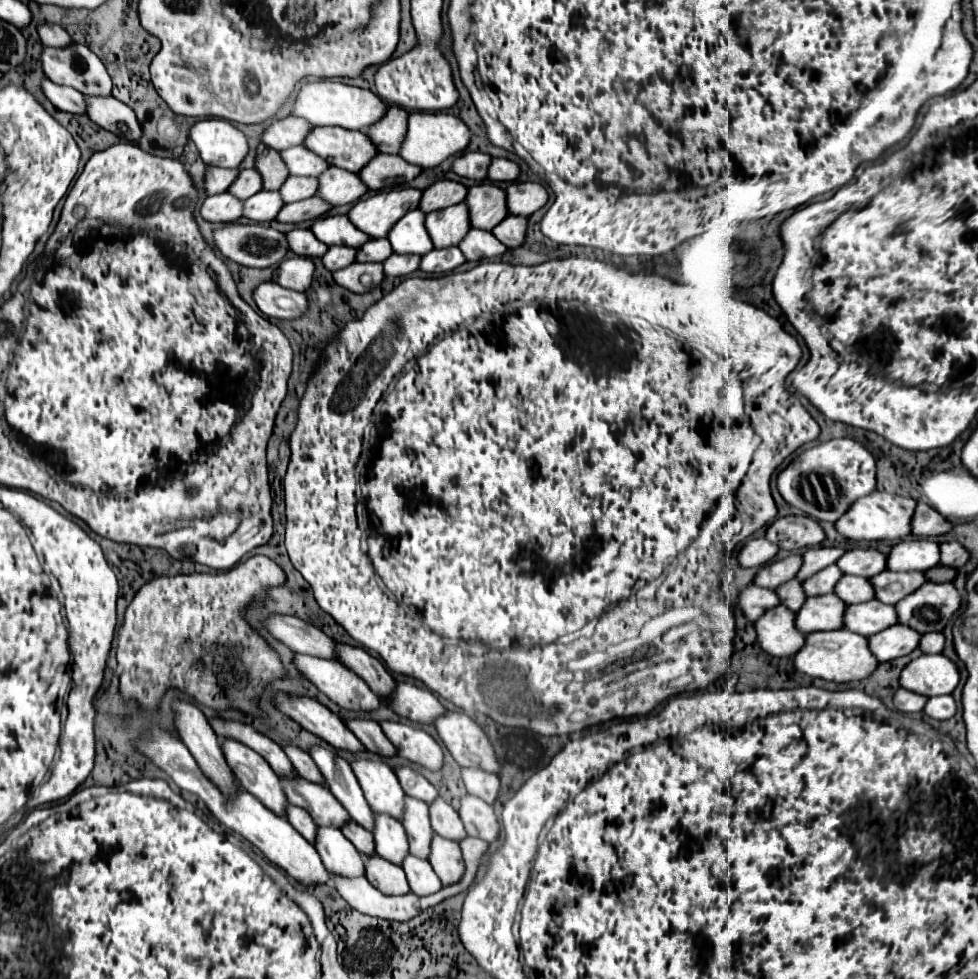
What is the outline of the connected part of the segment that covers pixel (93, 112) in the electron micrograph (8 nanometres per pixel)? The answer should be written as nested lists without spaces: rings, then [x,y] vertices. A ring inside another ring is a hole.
[[[84,95],[84,99],[86,99],[86,115],[96,125],[100,125],[102,129],[112,131],[116,135],[122,135],[128,141],[140,139],[140,135],[142,135],[140,123],[128,105],[124,105],[122,101],[118,101],[112,95],[108,95],[108,97]]]

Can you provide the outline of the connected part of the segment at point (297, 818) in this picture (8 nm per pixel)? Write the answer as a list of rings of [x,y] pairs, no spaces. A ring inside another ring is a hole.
[[[286,805],[286,821],[288,821],[300,835],[304,835],[308,841],[314,843],[316,825],[314,825],[312,817],[310,817],[304,809],[294,807],[294,805]]]

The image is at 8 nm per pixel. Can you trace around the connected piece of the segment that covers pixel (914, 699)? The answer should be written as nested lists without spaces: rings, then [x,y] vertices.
[[[900,687],[900,689],[894,693],[892,703],[894,703],[894,707],[896,707],[898,711],[916,713],[916,711],[922,711],[922,707],[924,707],[924,703],[926,703],[926,697],[922,697],[922,695],[918,695],[918,693],[912,693],[912,691]]]

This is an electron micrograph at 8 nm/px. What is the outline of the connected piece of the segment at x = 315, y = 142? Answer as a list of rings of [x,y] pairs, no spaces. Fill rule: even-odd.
[[[314,127],[302,145],[330,165],[352,173],[358,173],[376,155],[376,147],[364,133],[342,127]]]

